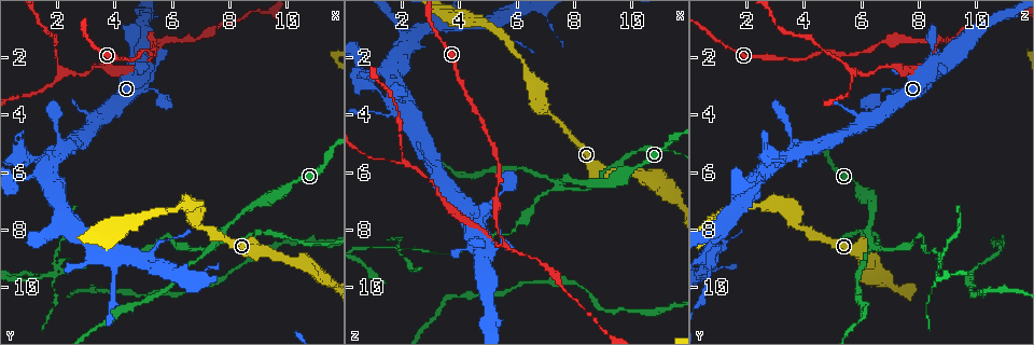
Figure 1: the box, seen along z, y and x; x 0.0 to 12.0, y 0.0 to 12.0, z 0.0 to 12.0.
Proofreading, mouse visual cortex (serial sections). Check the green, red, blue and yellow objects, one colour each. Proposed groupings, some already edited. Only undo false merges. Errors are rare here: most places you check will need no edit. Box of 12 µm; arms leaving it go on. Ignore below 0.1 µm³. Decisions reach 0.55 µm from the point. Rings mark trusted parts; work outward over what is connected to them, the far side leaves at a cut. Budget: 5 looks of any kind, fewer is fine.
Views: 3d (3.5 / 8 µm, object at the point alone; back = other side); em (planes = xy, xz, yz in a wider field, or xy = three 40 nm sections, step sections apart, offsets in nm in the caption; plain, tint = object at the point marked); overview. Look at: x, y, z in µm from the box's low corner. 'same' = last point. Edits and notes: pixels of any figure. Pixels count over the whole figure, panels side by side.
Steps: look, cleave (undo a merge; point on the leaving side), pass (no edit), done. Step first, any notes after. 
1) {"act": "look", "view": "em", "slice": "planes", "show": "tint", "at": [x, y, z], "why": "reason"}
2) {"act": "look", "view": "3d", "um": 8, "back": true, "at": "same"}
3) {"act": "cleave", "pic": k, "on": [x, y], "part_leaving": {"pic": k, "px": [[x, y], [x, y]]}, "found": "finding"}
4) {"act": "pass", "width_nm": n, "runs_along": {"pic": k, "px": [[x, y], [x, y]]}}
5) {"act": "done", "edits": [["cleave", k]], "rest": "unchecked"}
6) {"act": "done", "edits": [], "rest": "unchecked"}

{"act": "look", "view": "3d", "um": 3.5, "at": [7.4, 8.6, 6.4], "why": "four-way junction"}

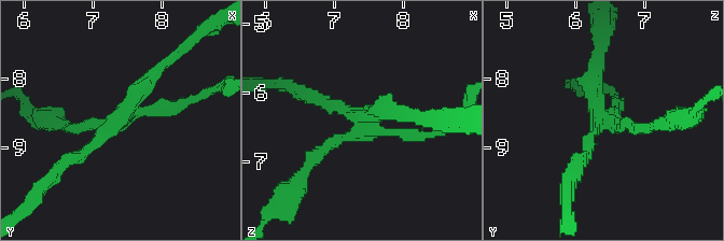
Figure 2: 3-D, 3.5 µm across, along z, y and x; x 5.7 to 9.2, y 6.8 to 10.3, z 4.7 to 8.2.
{"act": "look", "view": "em", "slice": "xy", "step": 3, "show": "tint", "at": [7.40, 8.55, 6.40], "arms": 4, "arm_widths_nm": [200, 200, 200, 200]}

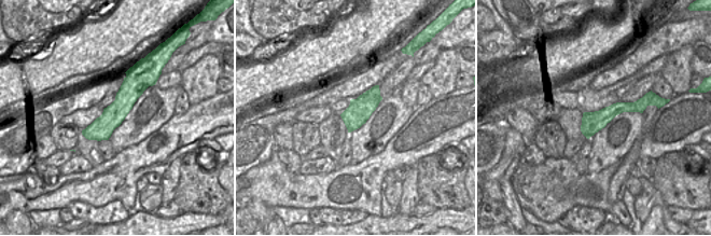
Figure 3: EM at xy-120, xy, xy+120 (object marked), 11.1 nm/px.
{"act": "look", "view": "em", "slice": "xy", "step": 5, "show": "tint", "at": "same", "why": "another direction"}

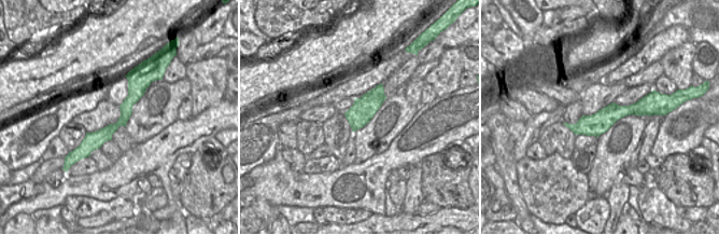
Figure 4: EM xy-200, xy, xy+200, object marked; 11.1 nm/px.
{"act": "cleave", "pic": 2, "on": [415, 136], "part_leaving": {"pic": 2, "px": [[363, 127], [312, 157], [290, 193]]}, "found": "two cells meet here"}

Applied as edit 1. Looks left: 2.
{"act": "look", "view": "3d", "um": 3.5, "back": true, "at": [5.6, 1.5, 8.5], "why": "sharp bend"}

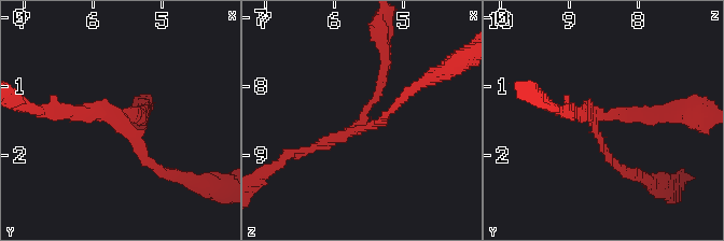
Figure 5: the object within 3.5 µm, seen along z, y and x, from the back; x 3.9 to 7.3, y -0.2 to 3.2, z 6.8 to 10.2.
{"act": "look", "view": "em", "slice": "xy", "step": 5, "show": "tint", "at": [5.60, 1.45, 8.55], "arms": 3, "arm_widths_nm": [150, 150, 150], "why": "need the tissue"}

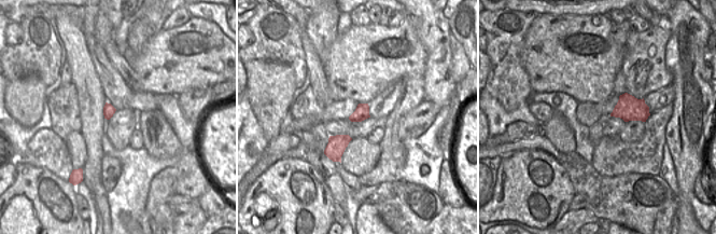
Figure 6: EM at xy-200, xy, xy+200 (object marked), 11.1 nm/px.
{"act": "pass", "runs_along": {"pic": 5, "px": [[660, 114], [597, 117], [597, 138], [620, 167]]}, "found": "all the same cell"}

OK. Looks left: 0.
{"act": "done", "edits": [["cleave", 2]], "rest": "unchecked"}

